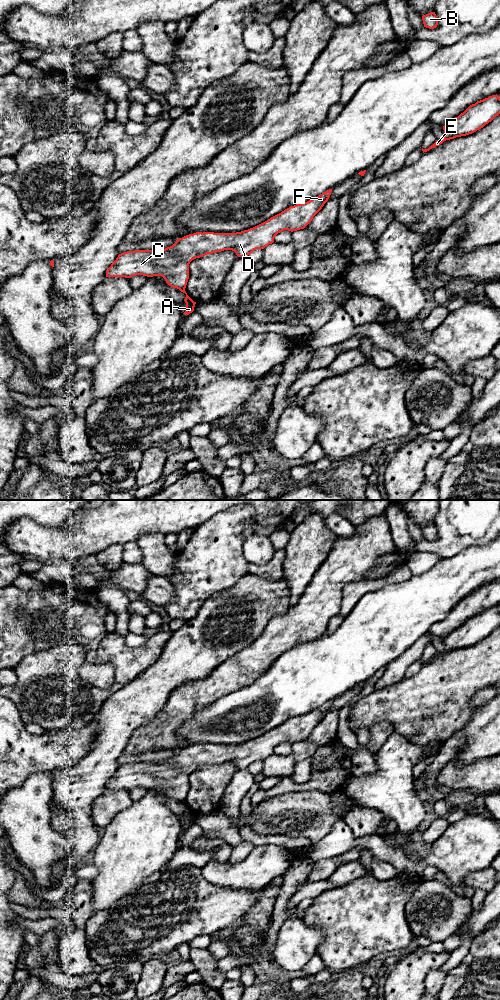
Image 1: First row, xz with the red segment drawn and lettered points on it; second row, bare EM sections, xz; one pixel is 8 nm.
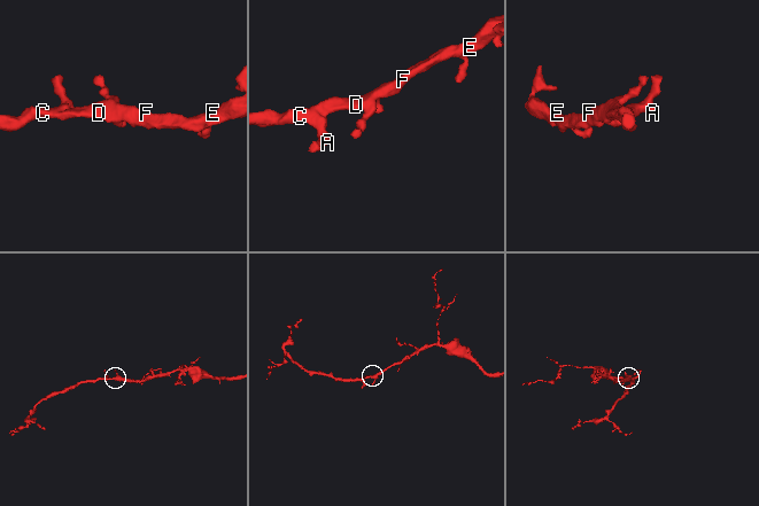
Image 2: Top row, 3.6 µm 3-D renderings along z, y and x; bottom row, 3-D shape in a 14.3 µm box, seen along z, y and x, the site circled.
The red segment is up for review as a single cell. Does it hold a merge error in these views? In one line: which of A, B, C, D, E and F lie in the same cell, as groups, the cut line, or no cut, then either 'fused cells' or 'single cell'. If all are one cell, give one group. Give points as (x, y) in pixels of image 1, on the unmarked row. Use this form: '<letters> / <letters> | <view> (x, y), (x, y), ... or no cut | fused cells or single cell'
A B C D E F | no cut | single cell

